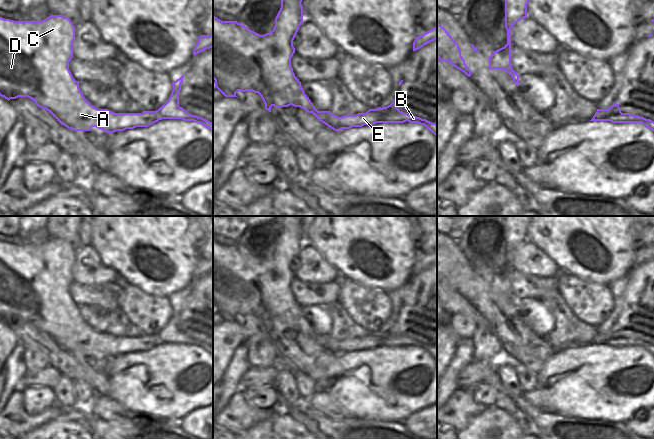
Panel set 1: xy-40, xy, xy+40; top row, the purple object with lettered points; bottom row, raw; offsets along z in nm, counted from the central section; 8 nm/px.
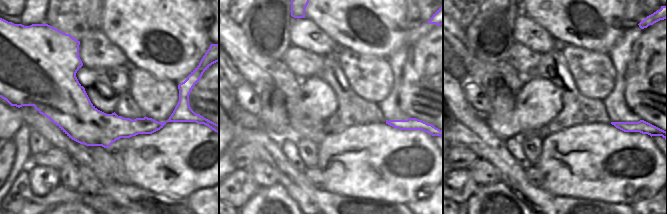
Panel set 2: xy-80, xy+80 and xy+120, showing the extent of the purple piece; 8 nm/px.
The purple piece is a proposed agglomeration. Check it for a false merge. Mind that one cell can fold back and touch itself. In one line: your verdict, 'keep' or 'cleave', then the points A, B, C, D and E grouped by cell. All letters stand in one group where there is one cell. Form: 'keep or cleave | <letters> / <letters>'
cleave | A C D E / B

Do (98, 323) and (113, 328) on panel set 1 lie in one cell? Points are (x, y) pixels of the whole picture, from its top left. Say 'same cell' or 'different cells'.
different cells

